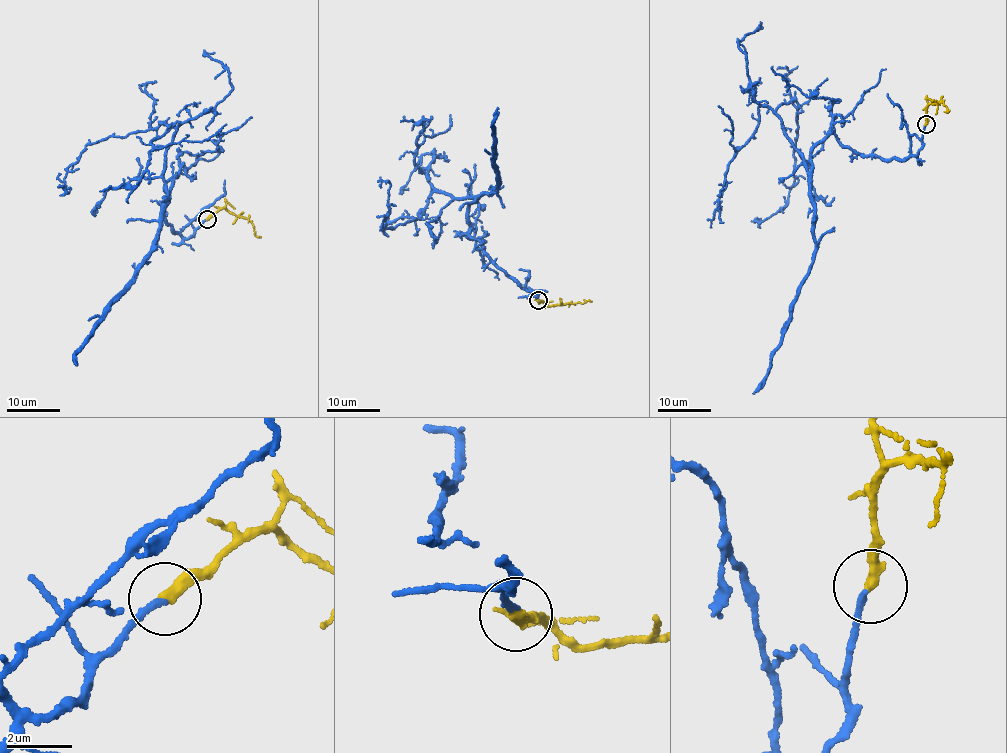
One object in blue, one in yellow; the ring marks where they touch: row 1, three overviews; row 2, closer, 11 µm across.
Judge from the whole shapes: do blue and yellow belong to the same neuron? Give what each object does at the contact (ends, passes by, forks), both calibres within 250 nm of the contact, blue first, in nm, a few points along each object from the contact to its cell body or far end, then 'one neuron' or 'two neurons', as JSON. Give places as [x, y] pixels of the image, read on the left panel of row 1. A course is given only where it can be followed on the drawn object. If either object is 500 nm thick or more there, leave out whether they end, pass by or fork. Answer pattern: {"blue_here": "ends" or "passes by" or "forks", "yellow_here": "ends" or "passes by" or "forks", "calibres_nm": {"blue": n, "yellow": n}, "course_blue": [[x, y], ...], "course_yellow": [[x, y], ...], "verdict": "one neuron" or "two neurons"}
{"blue_here": "ends", "yellow_here": "ends", "calibres_nm": {"blue": 190, "yellow": 400}, "course_blue": [[207, 219], [186, 238], [166, 222], [173, 127], [90, 143], [67, 168], [67, 193], [59, 187]], "course_yellow": [[206, 219], [220, 209], [228, 210], [248, 218], [255, 234], [261, 237]], "verdict": "one neuron"}

